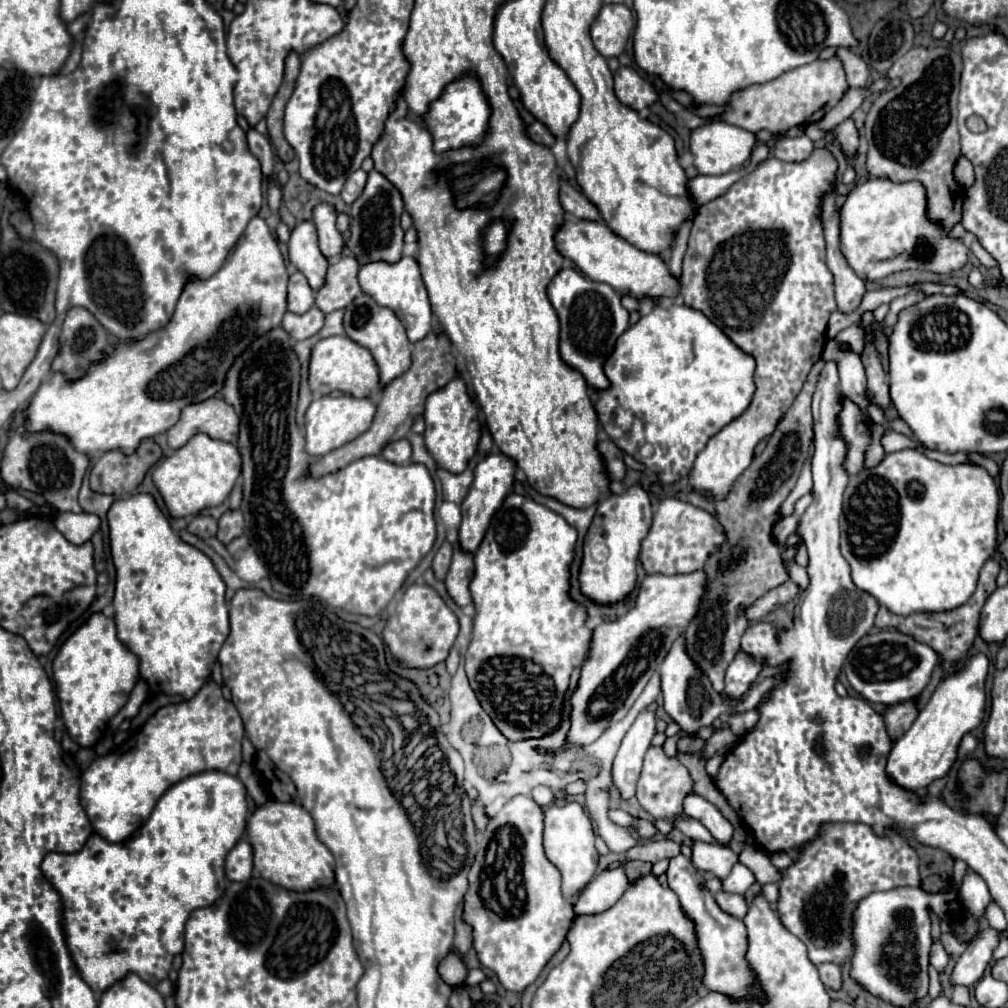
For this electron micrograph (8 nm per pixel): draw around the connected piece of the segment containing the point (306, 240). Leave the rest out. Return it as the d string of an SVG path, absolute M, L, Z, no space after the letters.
M299 221L289 239L289 261L307 277L313 291L317 291L327 273L327 259L317 247L317 227L313 221Z

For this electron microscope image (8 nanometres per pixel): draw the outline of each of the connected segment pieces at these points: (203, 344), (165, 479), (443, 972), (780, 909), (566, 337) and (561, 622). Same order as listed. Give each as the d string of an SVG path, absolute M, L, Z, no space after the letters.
M253 217L243 237L229 253L225 265L213 277L205 281L193 281L183 289L175 315L165 329L151 333L139 343L121 343L119 349L105 359L105 363L91 365L89 375L81 381L69 383L59 373L47 377L33 395L31 405L17 415L15 425L19 425L23 415L27 415L29 431L51 429L55 433L65 433L81 453L111 449L133 453L141 439L159 435L175 425L185 405L217 395L233 359L243 353L257 335L281 325L283 315L287 313L287 281L289 273L277 239L261 217Z
M197 433L187 445L177 449L173 455L165 457L153 471L153 483L157 485L171 517L197 515L203 509L221 505L237 477L241 475L241 455L233 443L213 439L205 433Z
M449 953L441 965L439 965L439 975L445 983L449 985L459 985L465 981L465 975L467 975L467 967L463 965L463 961L459 957L455 957L453 953Z
M827 821L821 823L817 837L803 841L795 849L793 863L781 871L781 881L777 885L777 913L781 925L805 943L811 963L821 965L829 961L841 965L847 963L849 953L853 953L853 941L849 941L849 917L853 917L853 905L857 905L861 897L867 897L875 891L919 887L919 855L909 845L909 841L905 841L905 837L897 837L897 833L893 833L893 837L877 837L877 833L869 829L869 825Z
M565 267L547 287L549 301L561 321L559 353L567 365L577 369L595 389L609 387L603 363L611 355L617 337L629 327L629 313L621 305L621 295L605 283L587 279L581 271Z
M509 493L495 511L491 525L475 551L475 575L471 581L475 619L473 639L465 655L465 671L481 707L491 715L497 729L513 741L541 737L559 725L559 711L569 687L573 661L583 661L589 651L591 629L585 623L585 609L567 595L569 563L573 561L575 541L577 529L559 513L529 497Z

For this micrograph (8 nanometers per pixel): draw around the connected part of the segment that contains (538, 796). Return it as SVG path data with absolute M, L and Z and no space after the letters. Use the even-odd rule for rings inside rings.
M545 785L535 787L535 789L531 791L531 797L533 797L541 807L547 807L547 805L551 805L551 803L555 801L555 793L553 793L549 787L545 787Z

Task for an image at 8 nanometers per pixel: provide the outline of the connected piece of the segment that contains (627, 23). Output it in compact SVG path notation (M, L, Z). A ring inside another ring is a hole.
M603 5L591 27L595 49L603 57L619 57L635 27L633 13L625 5Z

